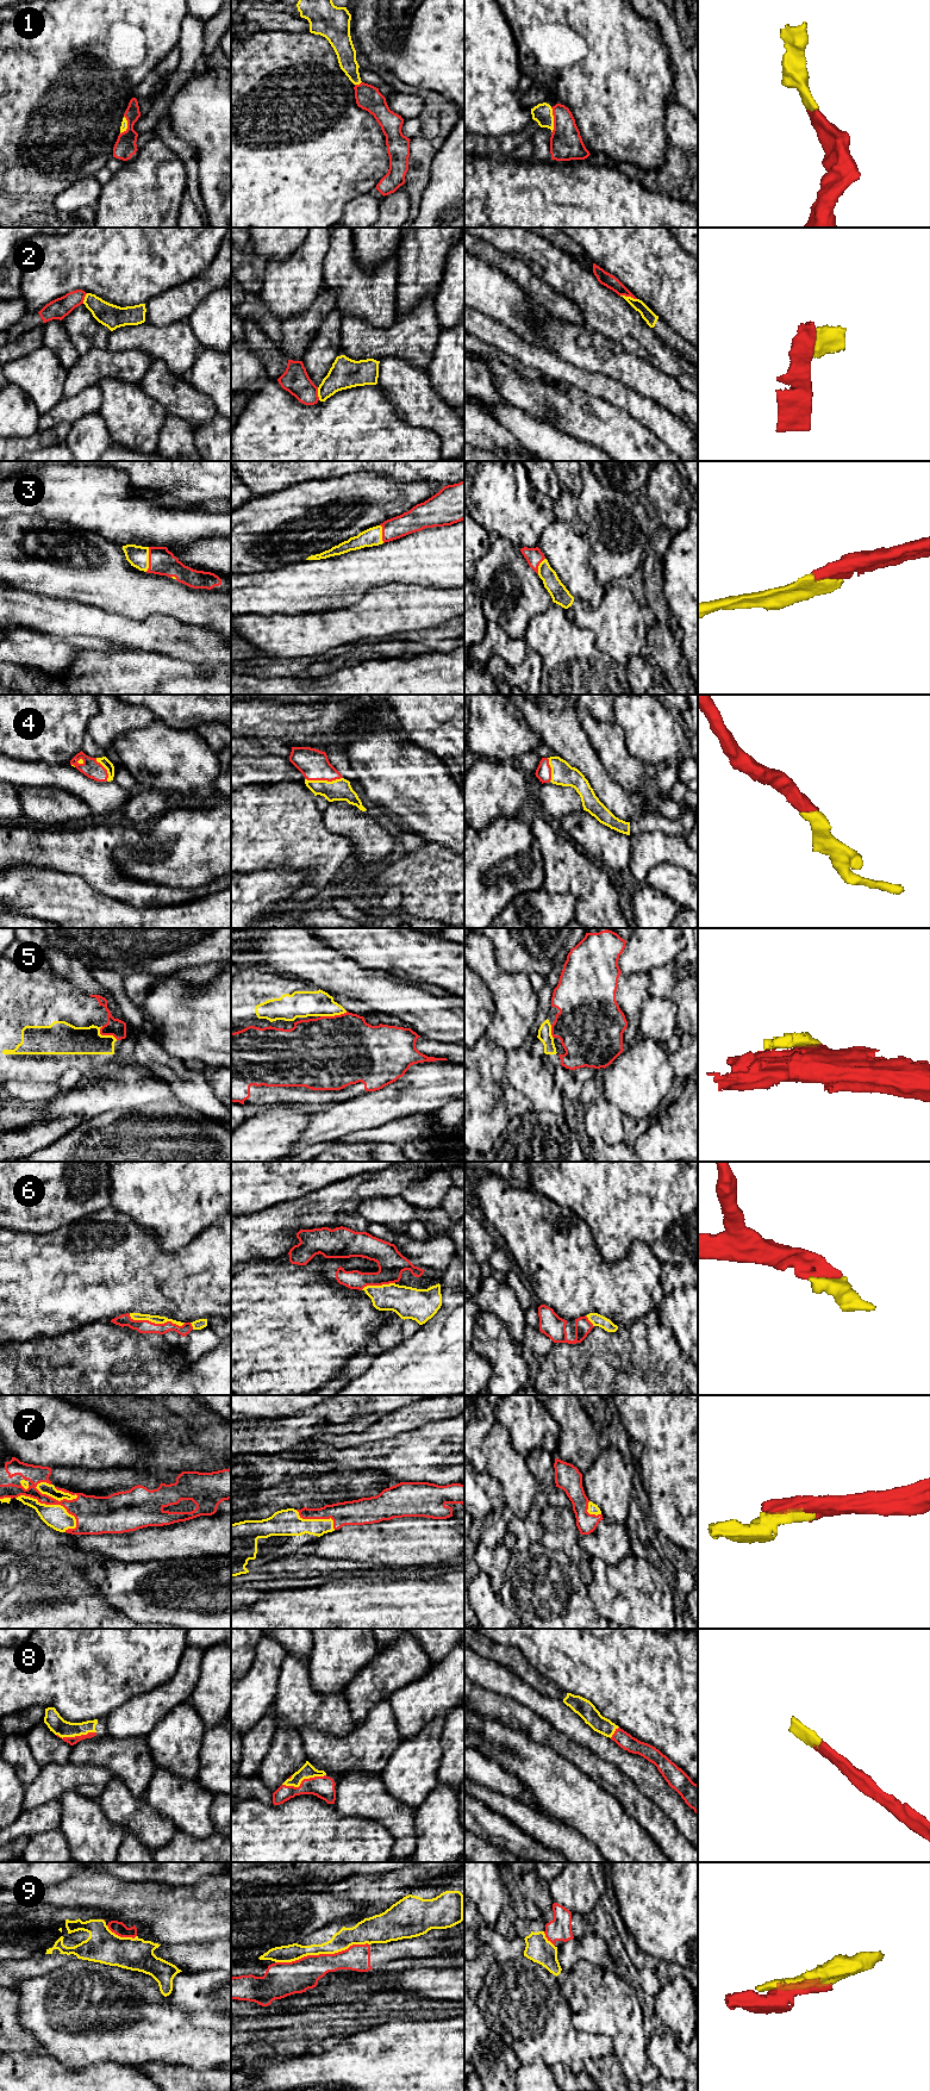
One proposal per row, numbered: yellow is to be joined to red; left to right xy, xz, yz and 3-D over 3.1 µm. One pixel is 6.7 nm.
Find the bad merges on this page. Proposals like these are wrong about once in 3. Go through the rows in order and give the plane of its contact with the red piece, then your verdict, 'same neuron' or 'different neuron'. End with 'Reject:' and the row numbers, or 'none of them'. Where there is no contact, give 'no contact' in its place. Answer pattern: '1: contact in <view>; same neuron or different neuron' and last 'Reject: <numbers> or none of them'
1: contact in yz; same neuron
2: contact in yz; different neuron
3: contact in xy; same neuron
4: contact in xz; same neuron
5: contact in xz; same neuron
6: contact in xy; same neuron
7: contact in xy; same neuron
8: contact in xz; same neuron
9: contact in xz; different neuron
Reject: 2, 9

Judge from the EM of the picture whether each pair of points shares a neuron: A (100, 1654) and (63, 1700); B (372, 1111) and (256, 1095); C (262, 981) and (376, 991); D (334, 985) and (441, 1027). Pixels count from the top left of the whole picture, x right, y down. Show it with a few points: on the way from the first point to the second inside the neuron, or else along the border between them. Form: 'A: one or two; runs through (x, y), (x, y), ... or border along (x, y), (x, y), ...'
A: one; runs through (88, 1666), (85, 1669), (83, 1680), (75, 1688)
B: two; border along (355, 1096), (329, 1105)
C: two; border along (292, 976), (318, 987), (332, 997)
D: one; runs through (360, 985), (378, 988), (414, 1007)

